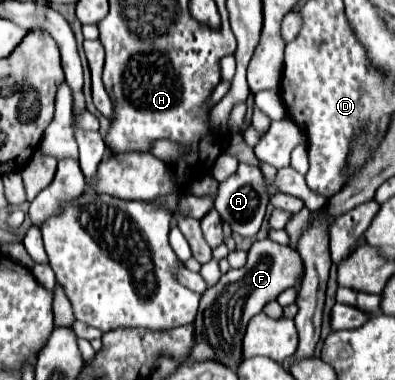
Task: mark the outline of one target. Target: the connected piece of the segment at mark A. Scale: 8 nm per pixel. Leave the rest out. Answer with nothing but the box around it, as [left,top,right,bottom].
[214,163,270,237]

